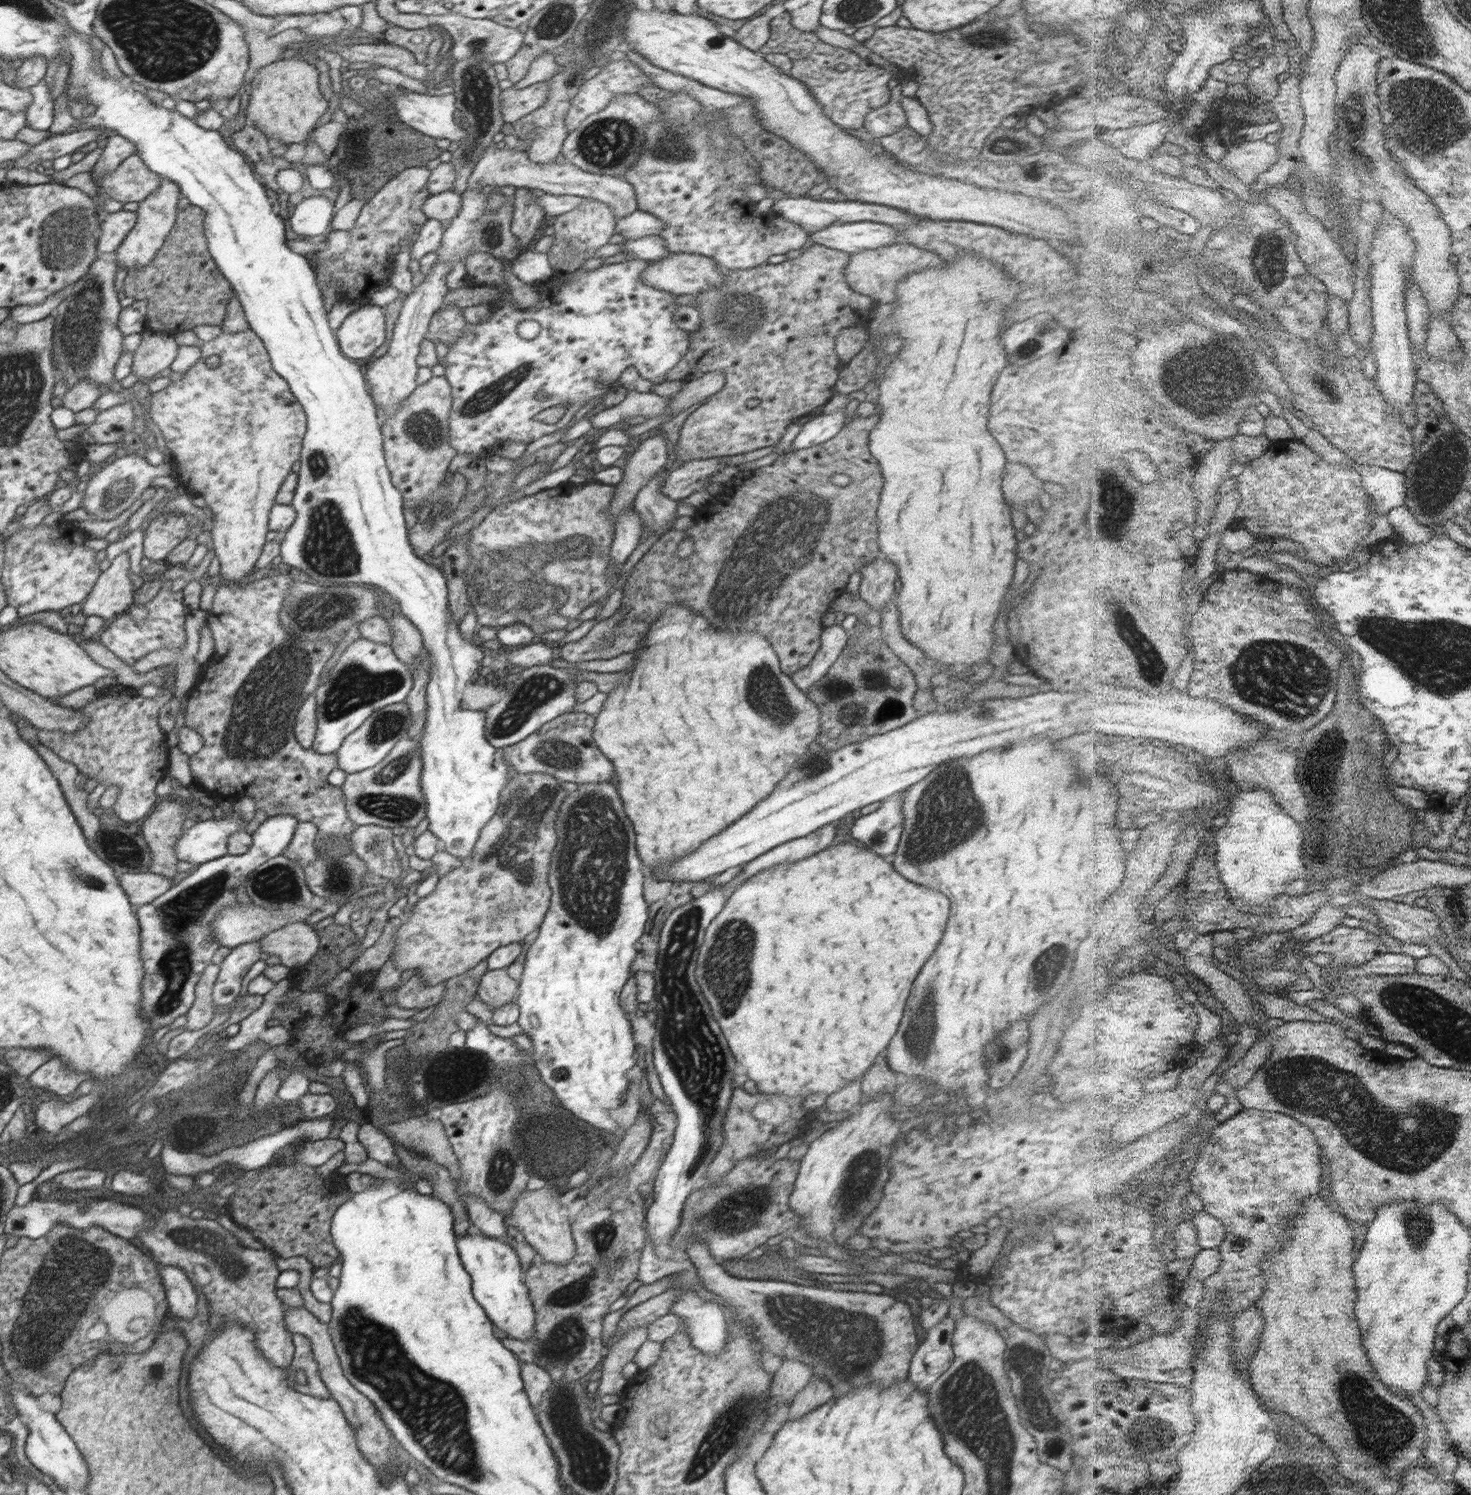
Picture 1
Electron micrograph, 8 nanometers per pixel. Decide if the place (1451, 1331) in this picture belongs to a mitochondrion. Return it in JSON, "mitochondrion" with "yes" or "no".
{"mitochondrion":"no"}

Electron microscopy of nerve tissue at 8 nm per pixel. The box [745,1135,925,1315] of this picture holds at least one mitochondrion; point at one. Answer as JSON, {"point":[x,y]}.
{"point":[851,1198]}

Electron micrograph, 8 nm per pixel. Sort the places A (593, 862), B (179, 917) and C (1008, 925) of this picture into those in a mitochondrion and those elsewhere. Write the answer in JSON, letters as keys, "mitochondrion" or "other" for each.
{"A":"mitochondrion","B":"mitochondrion","C":"other"}

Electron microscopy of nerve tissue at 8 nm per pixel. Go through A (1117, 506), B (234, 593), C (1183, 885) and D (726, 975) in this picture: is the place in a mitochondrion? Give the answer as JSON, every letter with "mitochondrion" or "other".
{"A":"mitochondrion","B":"other","C":"other","D":"mitochondrion"}

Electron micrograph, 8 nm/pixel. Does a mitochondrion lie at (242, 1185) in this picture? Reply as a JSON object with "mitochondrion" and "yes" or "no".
{"mitochondrion":"no"}

